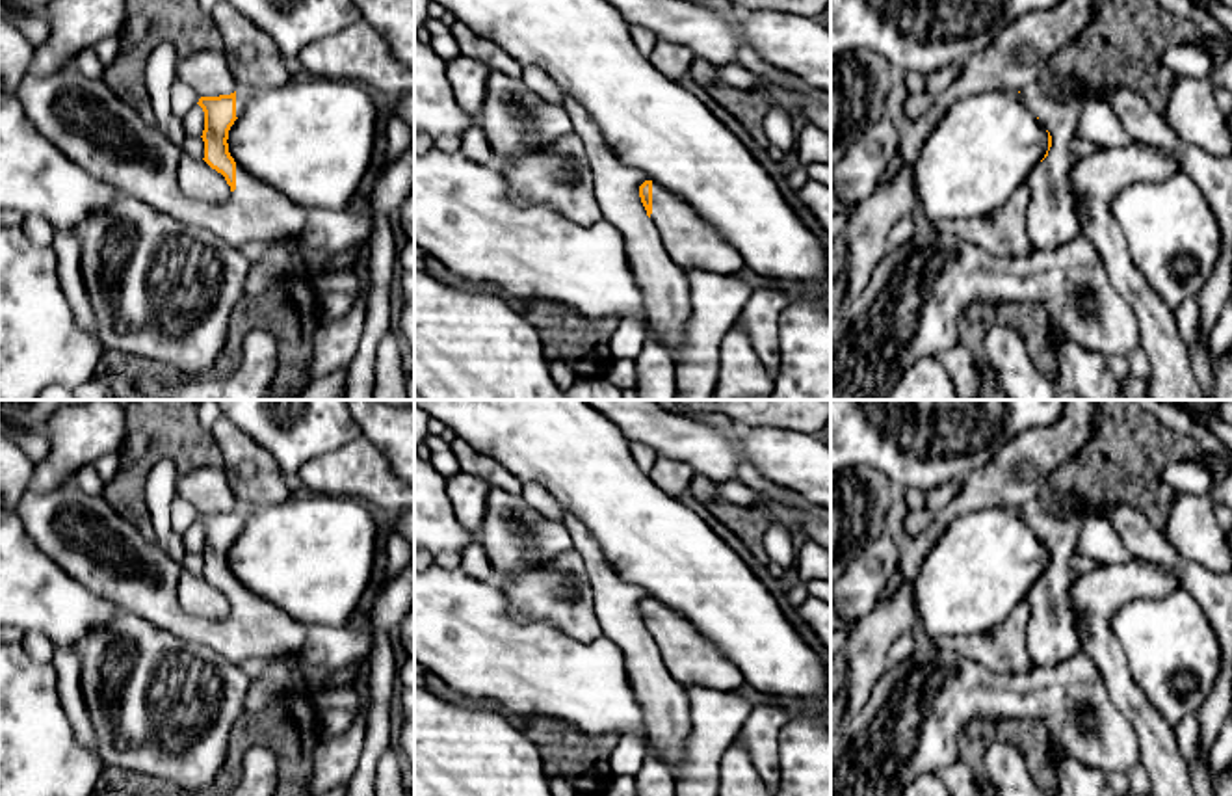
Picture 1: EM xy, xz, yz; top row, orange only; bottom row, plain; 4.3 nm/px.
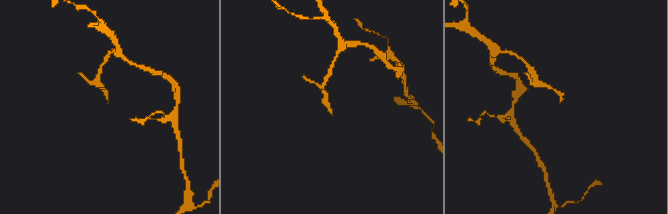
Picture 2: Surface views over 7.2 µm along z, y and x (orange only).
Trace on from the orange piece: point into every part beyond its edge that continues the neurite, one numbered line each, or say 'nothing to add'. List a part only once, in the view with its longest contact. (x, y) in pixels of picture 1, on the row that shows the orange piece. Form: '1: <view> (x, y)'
1: xz (694, 244)

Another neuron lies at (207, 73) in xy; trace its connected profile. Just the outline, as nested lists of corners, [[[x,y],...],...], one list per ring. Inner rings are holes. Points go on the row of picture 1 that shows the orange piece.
[[[203,50],[178,60],[177,76],[199,97],[230,95],[238,87],[223,54]]]

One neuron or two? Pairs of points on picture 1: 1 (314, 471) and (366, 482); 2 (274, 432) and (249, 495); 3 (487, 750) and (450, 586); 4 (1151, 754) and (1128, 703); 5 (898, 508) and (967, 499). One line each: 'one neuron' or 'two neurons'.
1: one neuron
2: two neurons
3: two neurons
4: one neuron
5: two neurons

